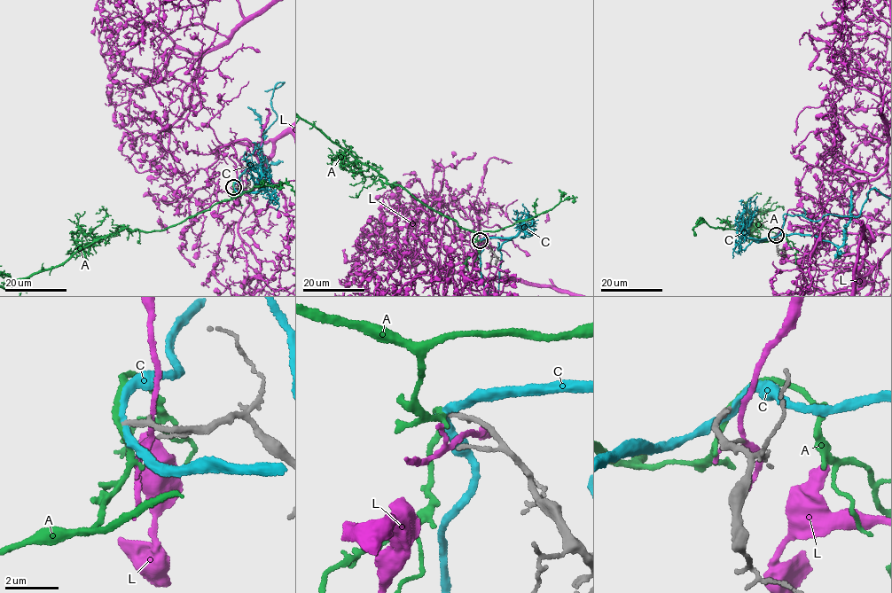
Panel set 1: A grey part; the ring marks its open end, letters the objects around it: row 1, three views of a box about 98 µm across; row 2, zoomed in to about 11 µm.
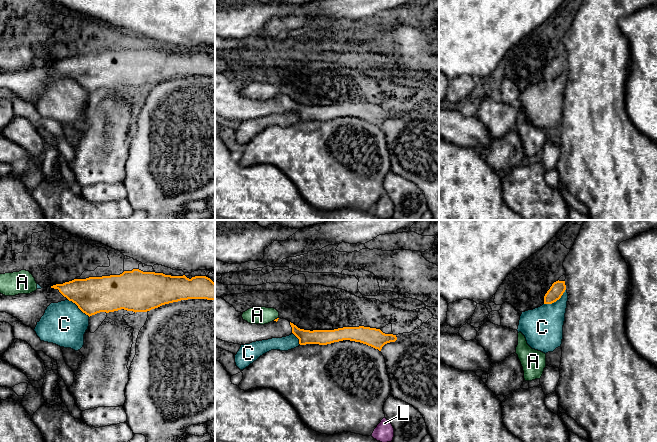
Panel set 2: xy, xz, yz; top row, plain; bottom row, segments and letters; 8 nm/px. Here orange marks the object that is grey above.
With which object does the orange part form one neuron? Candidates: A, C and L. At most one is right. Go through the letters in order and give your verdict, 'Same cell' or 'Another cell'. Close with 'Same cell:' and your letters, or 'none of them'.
A: Another cell
C: Another cell
L: Another cell
Same cell: none of them

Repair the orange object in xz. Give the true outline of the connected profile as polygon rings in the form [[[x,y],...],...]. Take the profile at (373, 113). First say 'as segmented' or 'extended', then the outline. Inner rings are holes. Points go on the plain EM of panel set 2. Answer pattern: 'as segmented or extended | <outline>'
extended | [[[215,73],[215,114],[239,121],[272,114],[282,114],[294,110],[300,121],[327,121],[343,116],[360,118],[381,127],[382,123],[397,116],[396,111],[385,110],[380,105],[370,103],[343,103],[334,106],[304,106],[286,95],[260,101],[250,100],[242,94],[232,81],[221,73]]]

